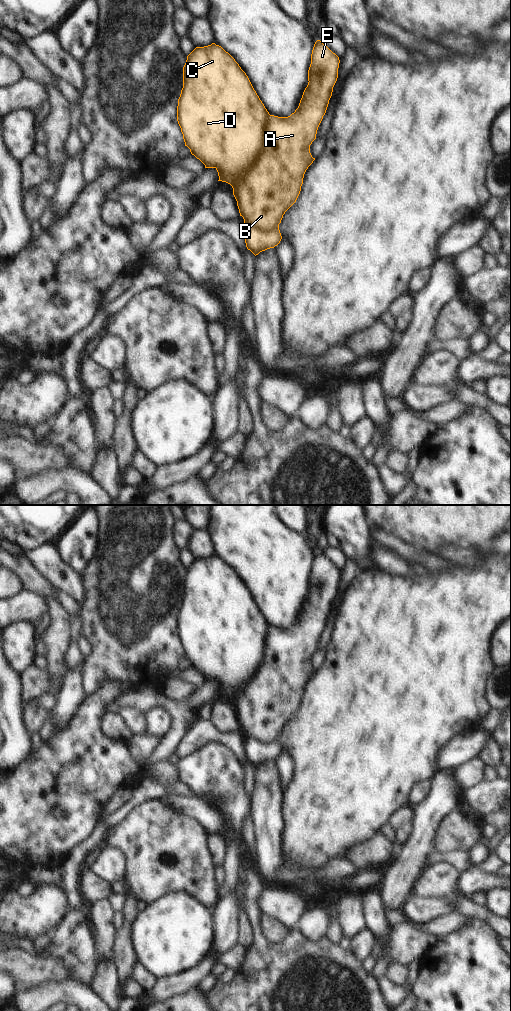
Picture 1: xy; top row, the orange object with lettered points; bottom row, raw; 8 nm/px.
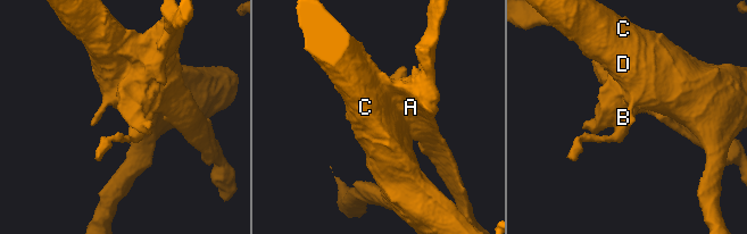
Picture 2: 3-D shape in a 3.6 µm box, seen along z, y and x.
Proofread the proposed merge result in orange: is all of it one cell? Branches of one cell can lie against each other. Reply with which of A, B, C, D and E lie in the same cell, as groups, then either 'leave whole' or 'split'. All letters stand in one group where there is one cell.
A B E / C D; split

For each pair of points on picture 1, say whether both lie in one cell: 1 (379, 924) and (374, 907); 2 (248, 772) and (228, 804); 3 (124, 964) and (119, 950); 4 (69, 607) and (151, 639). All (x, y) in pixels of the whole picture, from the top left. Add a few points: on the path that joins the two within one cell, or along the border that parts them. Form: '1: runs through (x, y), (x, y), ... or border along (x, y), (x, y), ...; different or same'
1: runs through (375, 920), (374, 911); same
2: border along (242, 770), (242, 789), (250, 797); different
3: runs through (124, 961), (122, 953); same
4: border along (78, 604), (81, 615); different

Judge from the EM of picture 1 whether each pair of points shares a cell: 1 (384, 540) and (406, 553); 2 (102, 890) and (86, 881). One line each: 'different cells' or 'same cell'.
1: same cell
2: same cell

